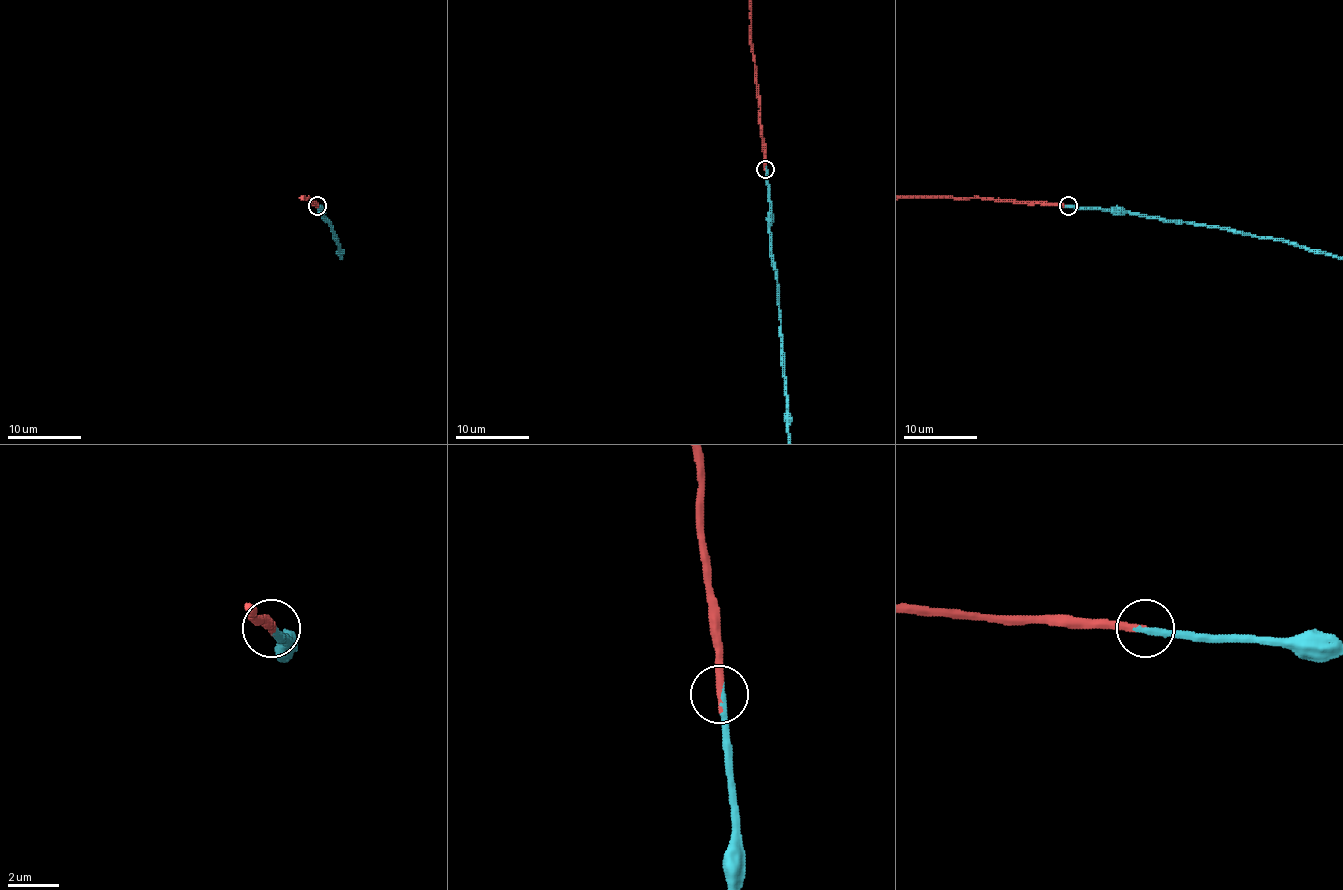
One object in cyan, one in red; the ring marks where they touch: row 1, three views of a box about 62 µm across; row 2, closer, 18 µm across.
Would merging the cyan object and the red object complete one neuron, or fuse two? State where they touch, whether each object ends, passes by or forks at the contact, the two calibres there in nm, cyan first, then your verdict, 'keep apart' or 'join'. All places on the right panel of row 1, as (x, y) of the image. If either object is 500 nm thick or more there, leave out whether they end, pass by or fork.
at (1068, 206); cyan ends there; red ends there; 240 nm thick on the cyan side, 320 nm on the other; join

